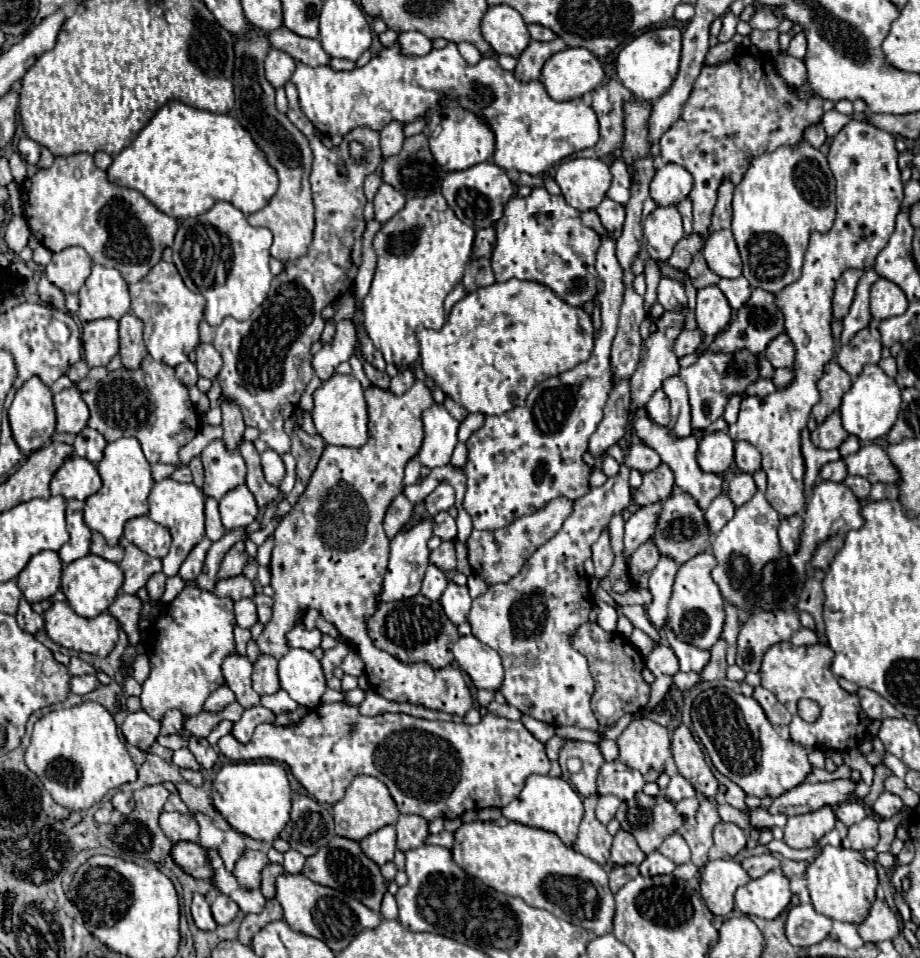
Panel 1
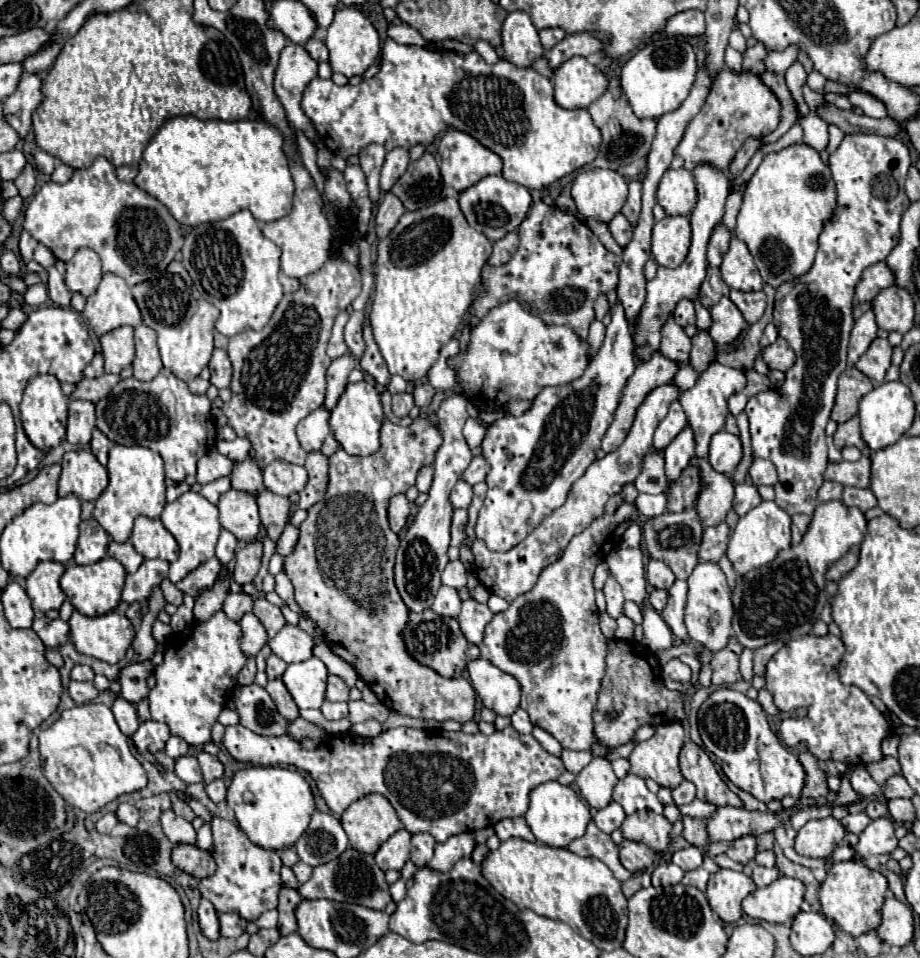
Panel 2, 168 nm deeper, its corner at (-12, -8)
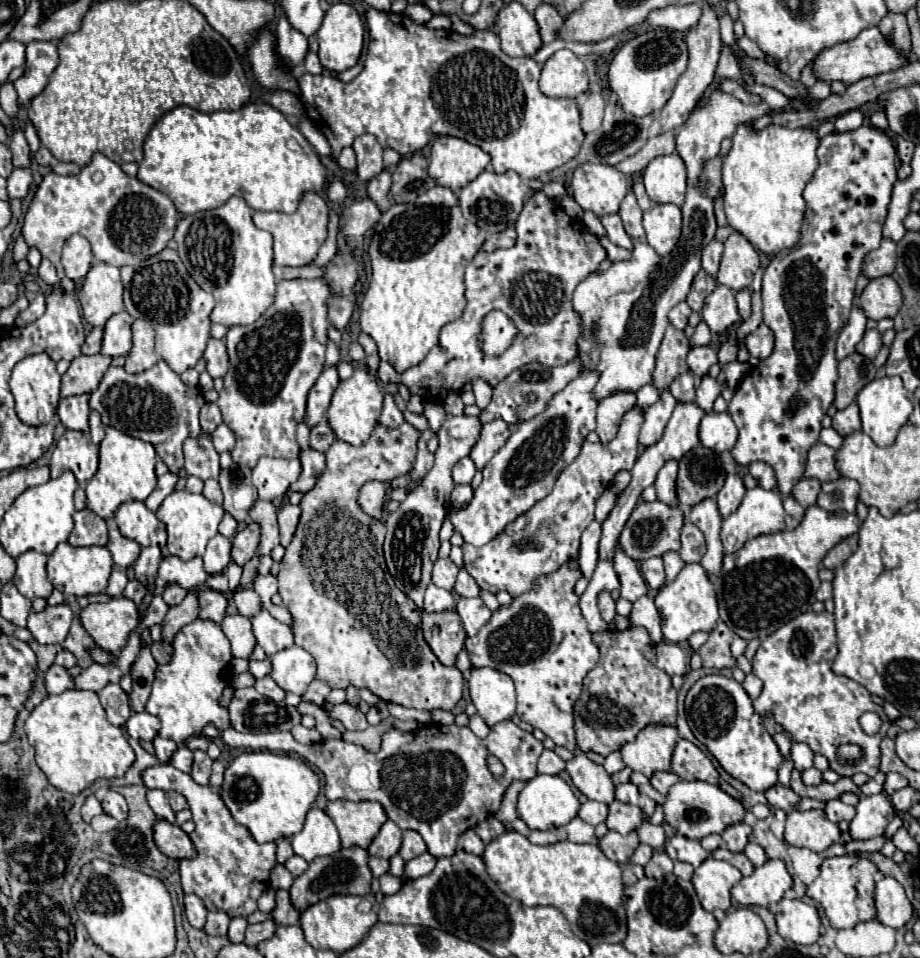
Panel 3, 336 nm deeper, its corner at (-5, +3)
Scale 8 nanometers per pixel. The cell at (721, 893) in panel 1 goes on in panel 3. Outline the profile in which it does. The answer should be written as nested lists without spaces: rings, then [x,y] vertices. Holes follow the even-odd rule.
[[[707,857],[693,875],[693,885],[699,895],[701,905],[707,911],[729,909],[731,907],[731,887],[741,879],[741,871],[727,861],[717,861]]]

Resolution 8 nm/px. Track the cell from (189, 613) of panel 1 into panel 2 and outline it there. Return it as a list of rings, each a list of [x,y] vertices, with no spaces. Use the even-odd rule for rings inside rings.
[[[216,612],[204,624],[192,624],[172,636],[164,650],[164,662],[156,668],[156,688],[150,690],[152,720],[168,724],[170,732],[188,746],[210,742],[210,728],[236,690],[236,676],[246,664],[240,652],[240,624]]]

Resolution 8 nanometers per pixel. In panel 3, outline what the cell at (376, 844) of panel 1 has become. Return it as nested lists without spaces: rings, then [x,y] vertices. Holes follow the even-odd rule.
[[[391,819],[385,821],[385,825],[381,827],[381,831],[377,833],[377,837],[373,839],[373,843],[367,849],[369,855],[391,859],[401,847],[401,835],[403,835],[403,831]]]

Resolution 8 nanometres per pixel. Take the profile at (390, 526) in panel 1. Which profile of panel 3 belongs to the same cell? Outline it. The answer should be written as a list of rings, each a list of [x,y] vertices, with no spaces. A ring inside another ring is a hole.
[[[371,481],[365,483],[361,487],[359,493],[359,503],[365,509],[365,513],[369,513],[375,519],[381,519],[383,509],[385,509],[385,501],[387,501],[387,487],[381,481]]]

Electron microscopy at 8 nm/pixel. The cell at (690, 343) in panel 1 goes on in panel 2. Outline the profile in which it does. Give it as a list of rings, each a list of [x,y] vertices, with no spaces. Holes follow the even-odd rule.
[[[656,352],[656,356],[652,356],[652,360],[648,360],[648,364],[638,364],[634,374],[630,376],[630,380],[626,382],[622,396],[620,396],[620,404],[614,412],[614,420],[606,432],[606,436],[602,438],[602,450],[604,452],[612,452],[616,450],[632,422],[634,422],[634,414],[638,410],[638,406],[644,402],[644,398],[658,386],[664,386],[672,380],[672,376],[678,372],[678,364],[672,364],[672,360],[664,360],[664,356],[660,356],[660,352]]]

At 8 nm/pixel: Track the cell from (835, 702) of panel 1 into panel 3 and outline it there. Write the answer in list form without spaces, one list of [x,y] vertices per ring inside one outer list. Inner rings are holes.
[[[807,611],[797,615],[789,623],[781,625],[773,635],[769,635],[753,657],[753,673],[763,681],[763,691],[753,701],[753,705],[759,715],[769,715],[771,711],[775,721],[783,725],[783,729],[791,733],[795,741],[803,741],[815,753],[827,757],[831,769],[839,775],[847,777],[853,773],[865,773],[873,777],[879,771],[875,769],[879,767],[881,757],[879,743],[887,735],[891,719],[883,713],[881,705],[871,701],[871,693],[865,687],[831,671],[831,663],[837,653],[835,623],[831,613],[817,615]],[[867,711],[877,713],[883,721],[877,735],[867,735],[859,725],[859,717]],[[845,743],[859,745],[863,755],[855,761],[841,759],[837,749]]]

